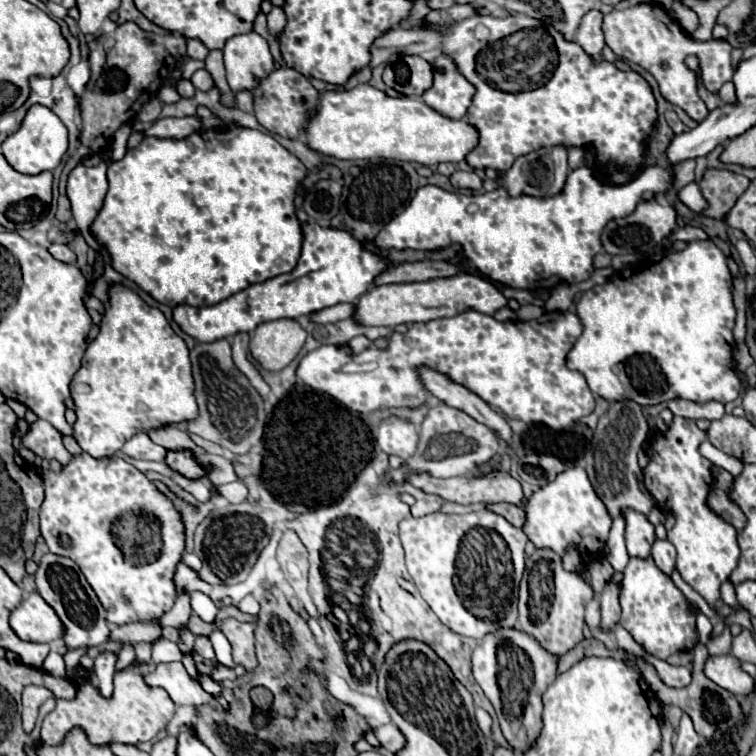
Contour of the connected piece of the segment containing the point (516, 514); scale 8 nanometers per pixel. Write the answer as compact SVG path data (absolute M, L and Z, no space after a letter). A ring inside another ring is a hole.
M494 503L494 505L486 505L486 509L502 515L506 521L510 521L514 527L522 527L524 523L524 511L518 505L510 505L510 503Z

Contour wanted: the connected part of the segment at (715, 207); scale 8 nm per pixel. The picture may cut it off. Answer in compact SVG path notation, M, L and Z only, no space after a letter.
M718 169L706 171L704 179L700 181L700 189L710 207L704 211L704 215L724 219L726 213L730 213L732 205L738 201L738 197L748 189L748 185L750 181L744 175Z

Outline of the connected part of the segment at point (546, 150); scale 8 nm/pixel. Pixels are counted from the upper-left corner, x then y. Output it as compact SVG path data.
M540 147L522 155L504 173L504 187L512 197L518 195L558 195L568 177L568 147Z

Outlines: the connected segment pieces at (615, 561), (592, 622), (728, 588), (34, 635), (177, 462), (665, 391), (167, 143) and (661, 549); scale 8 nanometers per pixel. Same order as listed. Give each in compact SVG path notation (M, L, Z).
M620 511L616 517L614 517L614 523L612 523L612 531L610 531L610 537L606 541L606 549L604 549L604 557L608 559L608 563L616 569L616 571L624 571L628 561L630 561L630 555L626 551L626 545L624 545L624 513Z
M596 597L586 605L586 625L590 629L596 629L600 625L600 601Z
M730 581L722 583L722 587L720 587L720 597L722 597L722 601L724 601L724 603L728 603L730 607L738 609L738 603L736 603L736 595L734 595L734 585L732 585Z
M30 593L10 613L10 627L22 641L32 643L52 643L64 633L54 609L38 593Z
M168 451L166 453L166 463L172 471L182 473L188 479L202 479L204 475L208 475L212 471L212 465L202 465L198 463L196 455L192 451Z
M710 239L690 241L684 251L672 251L664 257L654 255L648 261L620 271L608 285L596 285L582 293L576 311L584 331L568 353L566 363L568 369L580 371L590 391L598 393L602 399L610 403L632 399L640 407L650 407L676 397L696 403L728 403L740 395L742 385L732 361L732 327L736 319L732 273L724 253Z
M232 123L228 129L196 131L180 141L144 137L138 147L126 151L124 159L108 167L110 189L90 229L110 251L114 269L156 301L170 307L214 305L252 283L296 267L302 229L294 209L294 193L304 177L304 165L272 135L240 129Z
M656 539L652 545L652 559L656 567L666 573L668 577L676 571L676 549L670 541L660 541Z

